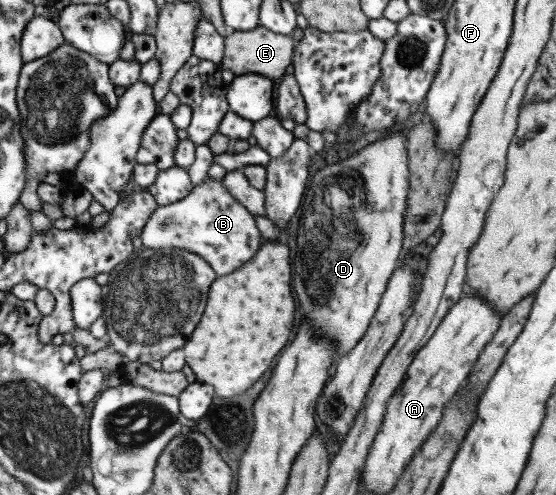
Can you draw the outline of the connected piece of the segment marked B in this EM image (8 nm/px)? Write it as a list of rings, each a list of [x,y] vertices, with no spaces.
[[[206,180],[194,187],[194,191],[185,199],[171,205],[157,208],[143,227],[139,238],[146,249],[187,250],[207,260],[217,275],[229,275],[239,265],[243,265],[261,245],[253,216],[239,203],[239,200],[220,180]]]

